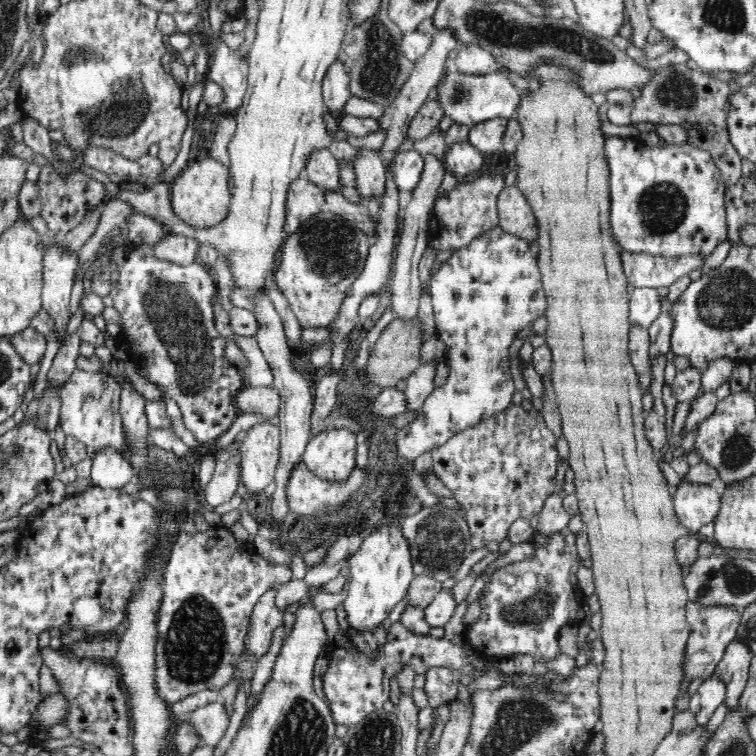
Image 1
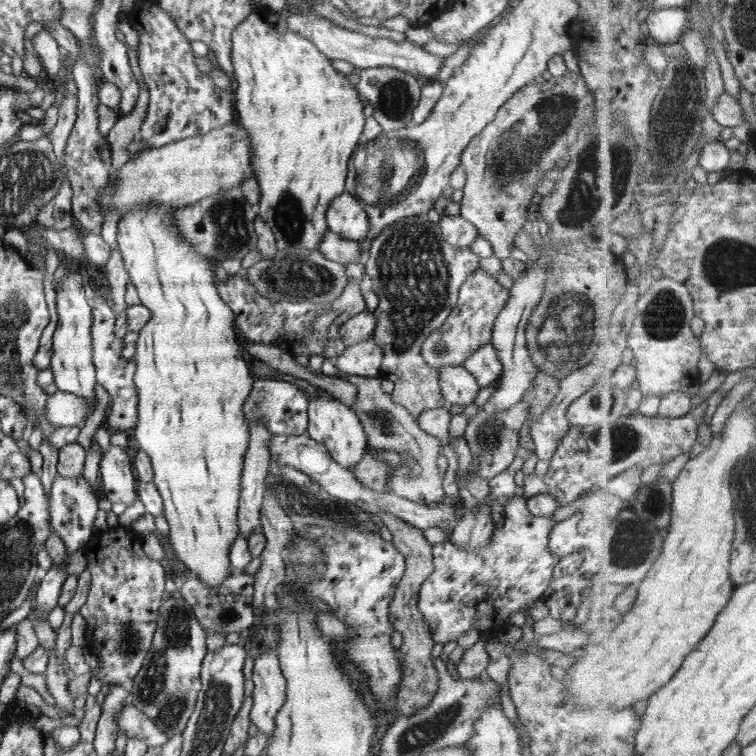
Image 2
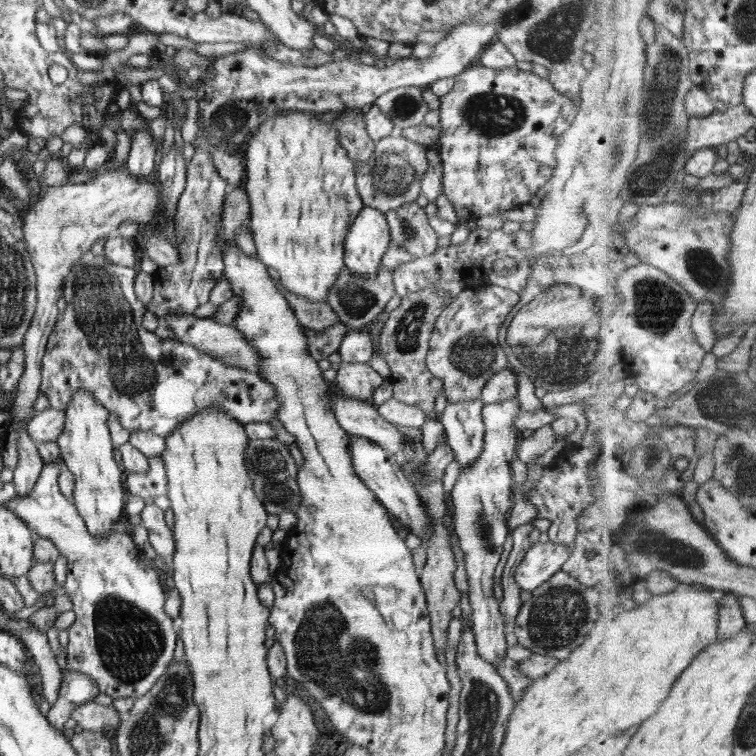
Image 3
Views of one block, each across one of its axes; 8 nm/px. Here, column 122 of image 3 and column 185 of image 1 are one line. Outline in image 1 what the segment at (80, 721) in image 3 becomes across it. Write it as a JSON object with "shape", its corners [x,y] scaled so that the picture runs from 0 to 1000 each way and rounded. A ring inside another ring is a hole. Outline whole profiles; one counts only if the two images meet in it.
{"shape":[[[291,926],[257,939],[242,951],[254,958],[265,980],[278,988],[287,987],[303,959],[303,946]]]}

